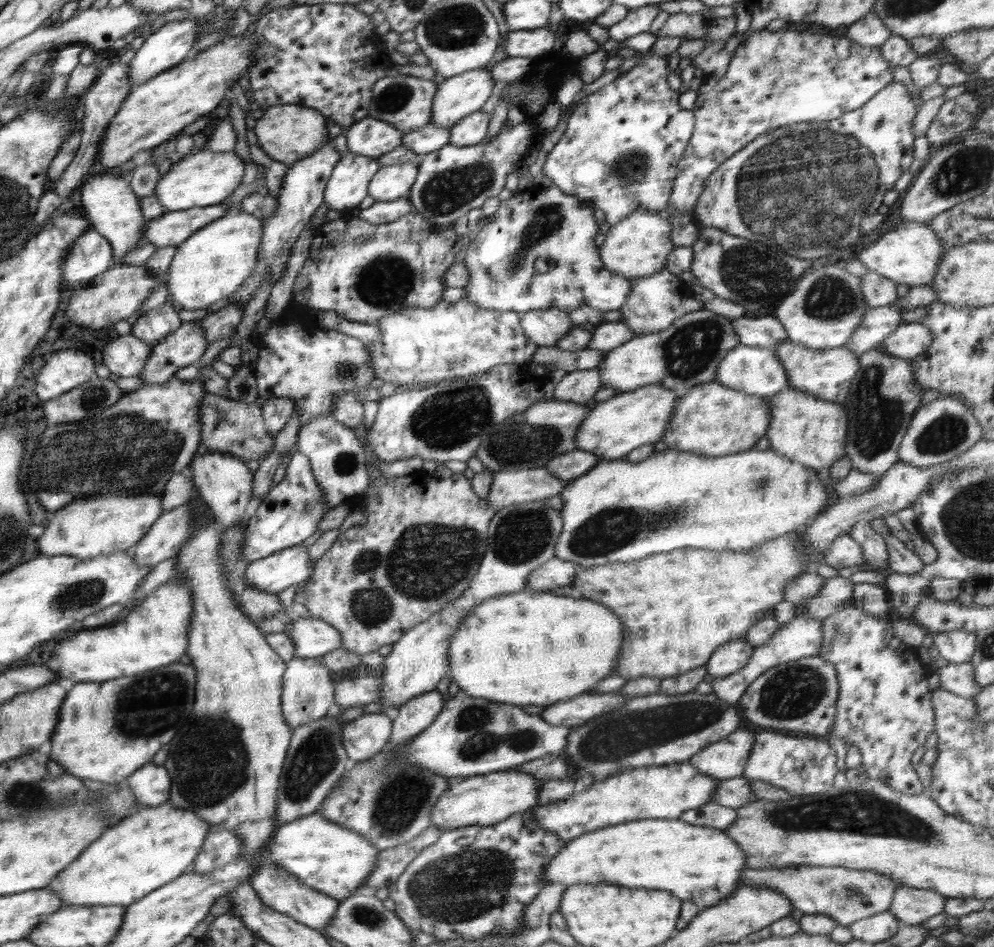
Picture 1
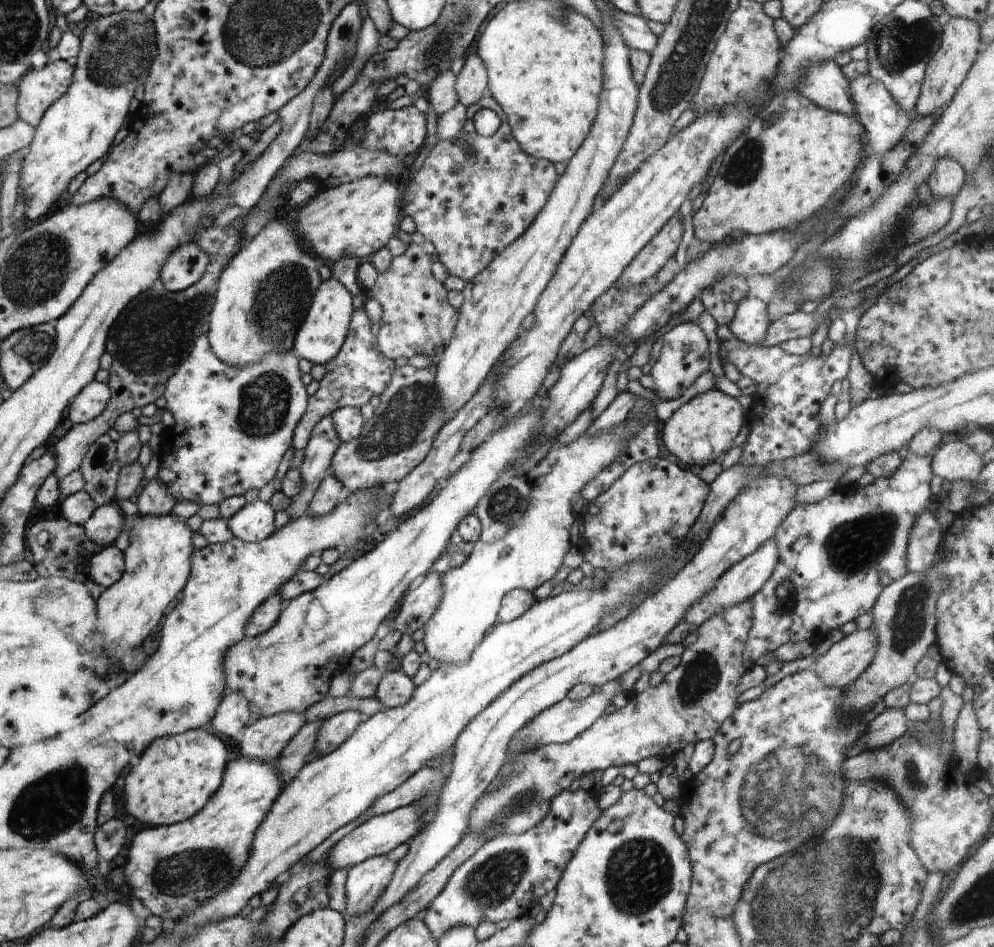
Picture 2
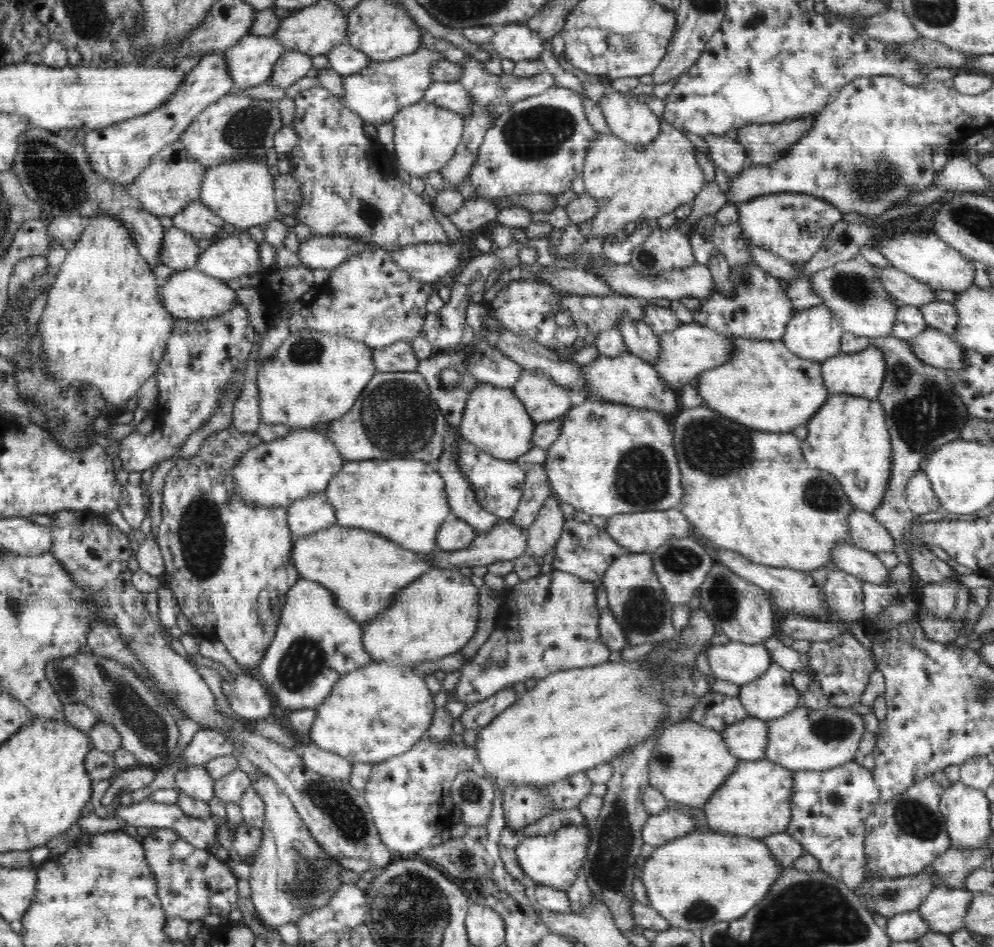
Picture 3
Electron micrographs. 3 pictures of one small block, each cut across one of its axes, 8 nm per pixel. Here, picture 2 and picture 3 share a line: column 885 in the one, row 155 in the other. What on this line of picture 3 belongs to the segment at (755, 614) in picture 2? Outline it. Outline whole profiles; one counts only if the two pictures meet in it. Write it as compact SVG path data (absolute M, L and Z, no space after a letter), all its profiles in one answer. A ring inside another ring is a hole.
M552 87L538 96L530 96L503 107L498 113L498 118L479 146L476 164L466 174L482 197L495 199L535 192L560 194L570 189L572 180L582 177L586 152L600 133L594 130L586 118L580 94L566 87Z

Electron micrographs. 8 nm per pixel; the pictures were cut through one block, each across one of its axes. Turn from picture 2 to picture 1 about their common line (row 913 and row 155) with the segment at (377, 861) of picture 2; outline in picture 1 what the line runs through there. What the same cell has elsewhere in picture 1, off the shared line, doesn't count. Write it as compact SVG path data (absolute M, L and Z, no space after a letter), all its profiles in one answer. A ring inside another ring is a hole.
M346 152L338 159L324 190L329 209L352 210L368 196L368 184L380 170L375 157Z

